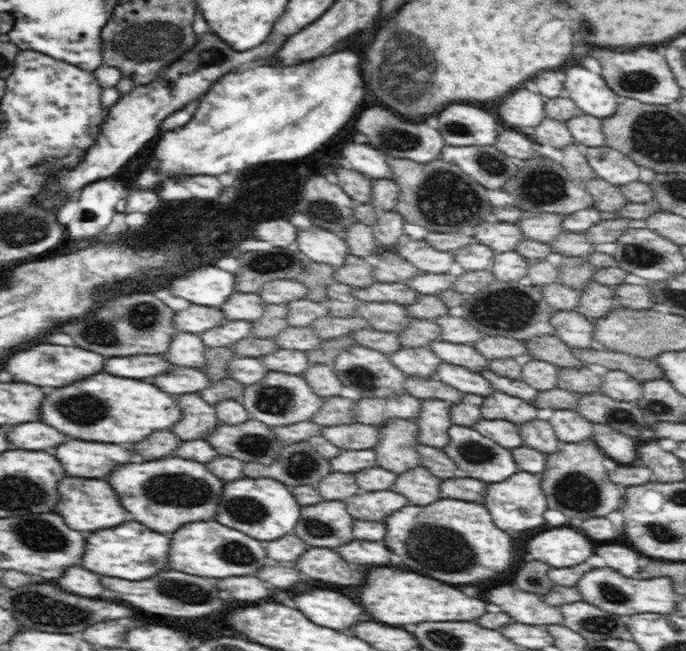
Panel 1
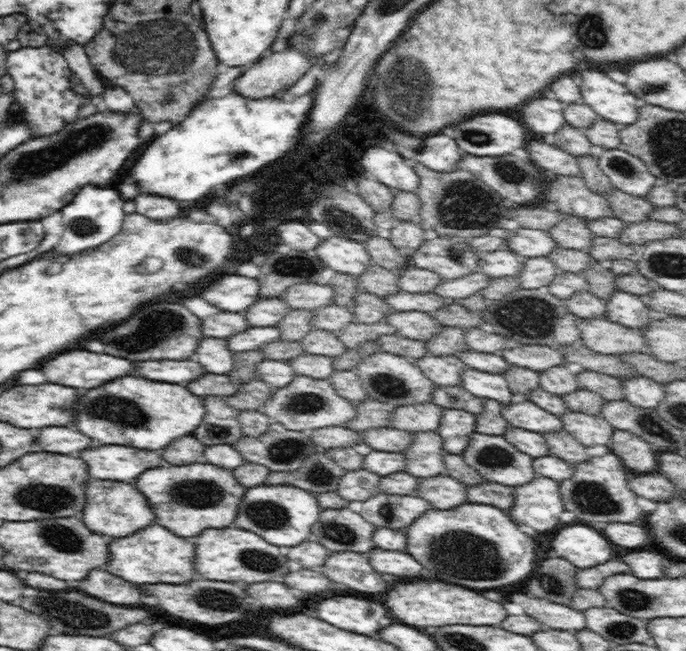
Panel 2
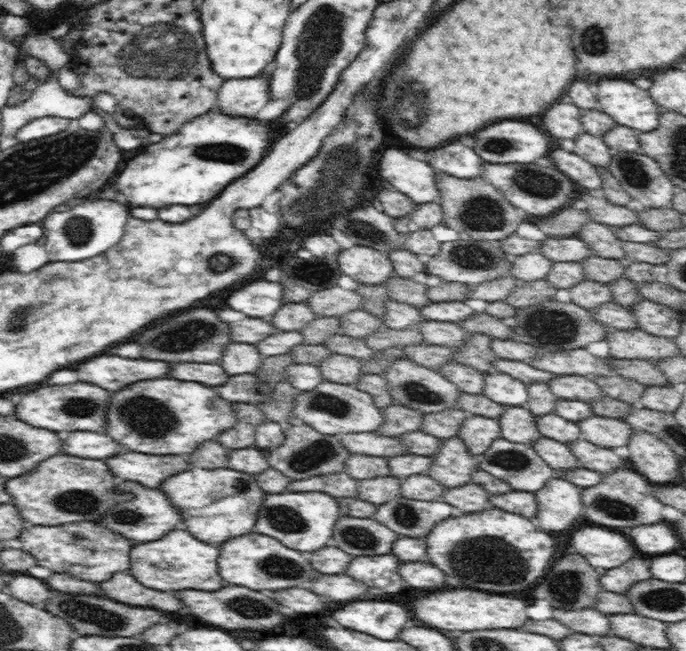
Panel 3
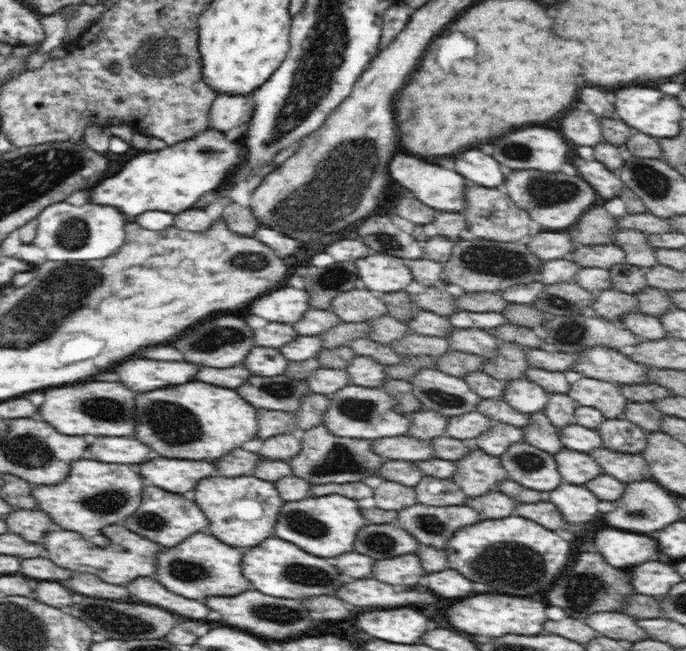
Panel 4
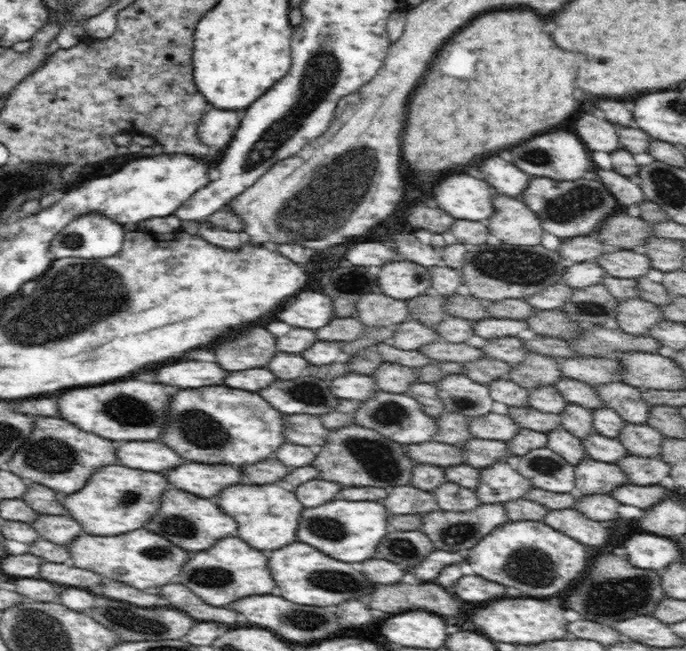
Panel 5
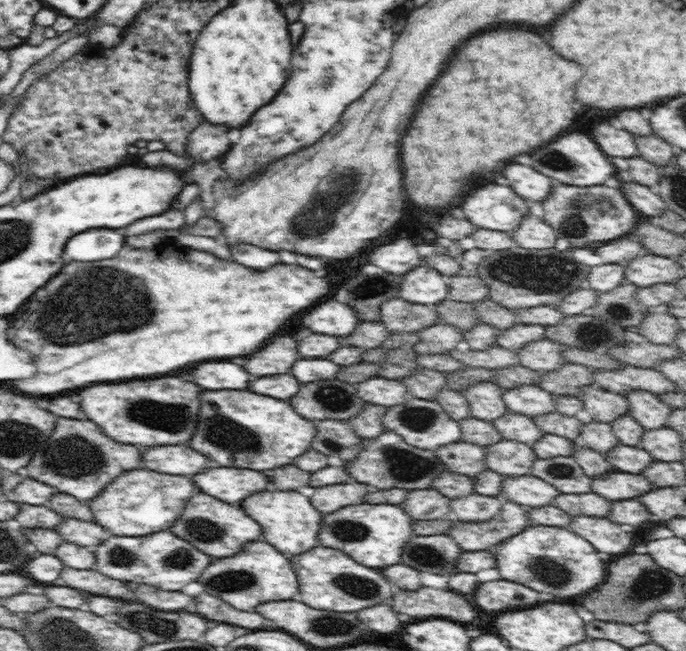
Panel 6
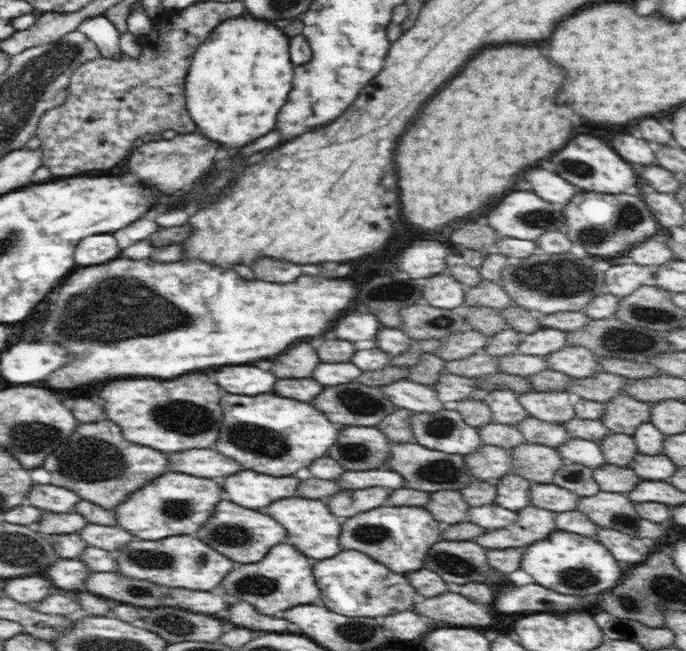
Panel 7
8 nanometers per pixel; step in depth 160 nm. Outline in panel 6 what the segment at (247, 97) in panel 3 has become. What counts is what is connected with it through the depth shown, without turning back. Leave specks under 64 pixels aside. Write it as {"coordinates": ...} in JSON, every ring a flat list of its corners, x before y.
{"coordinates":[[202,119,189,134,185,150,188,150,188,154,192,154,192,160,217,162,216,156,221,157,224,152,228,152,233,143,228,138,234,138,234,134,226,132,226,128,222,130,221,125,209,124]]}

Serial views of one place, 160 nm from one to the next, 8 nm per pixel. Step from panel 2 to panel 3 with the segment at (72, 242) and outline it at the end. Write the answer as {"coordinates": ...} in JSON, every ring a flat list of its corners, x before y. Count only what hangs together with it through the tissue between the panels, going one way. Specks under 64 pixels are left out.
{"coordinates":[[82,198,74,200,65,212,50,212,43,220,46,230,46,252,52,262,78,262,102,254,110,246,118,244,125,231,129,212,126,206,105,198]]}

